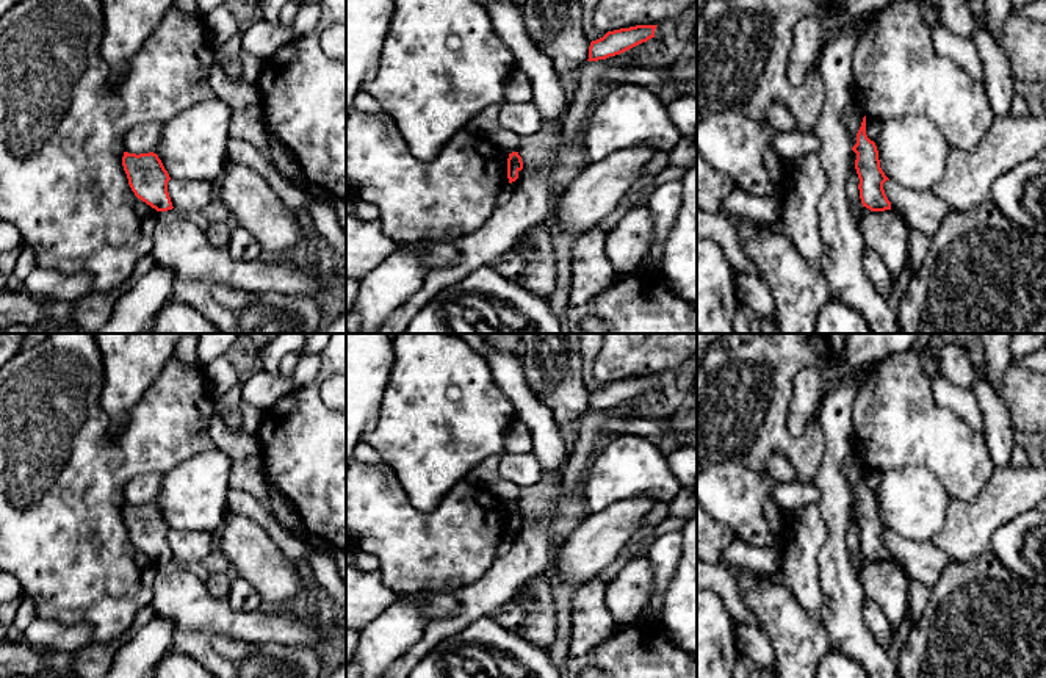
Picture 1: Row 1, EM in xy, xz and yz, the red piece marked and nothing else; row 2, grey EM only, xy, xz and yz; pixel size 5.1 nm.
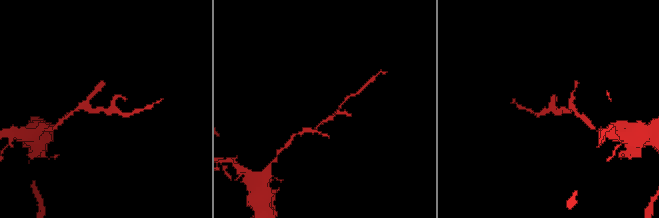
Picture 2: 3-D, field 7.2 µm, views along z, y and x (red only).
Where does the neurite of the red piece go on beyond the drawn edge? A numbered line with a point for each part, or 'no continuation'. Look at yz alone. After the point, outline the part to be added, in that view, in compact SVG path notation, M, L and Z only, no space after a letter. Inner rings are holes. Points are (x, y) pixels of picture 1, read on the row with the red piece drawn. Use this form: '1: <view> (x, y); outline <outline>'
no continuation

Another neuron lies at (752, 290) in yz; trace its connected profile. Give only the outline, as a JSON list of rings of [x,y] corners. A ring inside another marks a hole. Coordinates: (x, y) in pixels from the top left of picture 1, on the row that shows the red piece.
[[[736,269],[734,277],[739,302],[750,305],[761,321],[770,321],[777,327],[777,305],[767,283],[759,276],[744,274]]]

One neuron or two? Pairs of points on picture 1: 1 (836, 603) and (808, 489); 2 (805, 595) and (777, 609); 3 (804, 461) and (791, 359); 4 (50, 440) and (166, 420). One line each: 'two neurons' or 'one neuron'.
1: two neurons
2: two neurons
3: one neuron
4: one neuron

